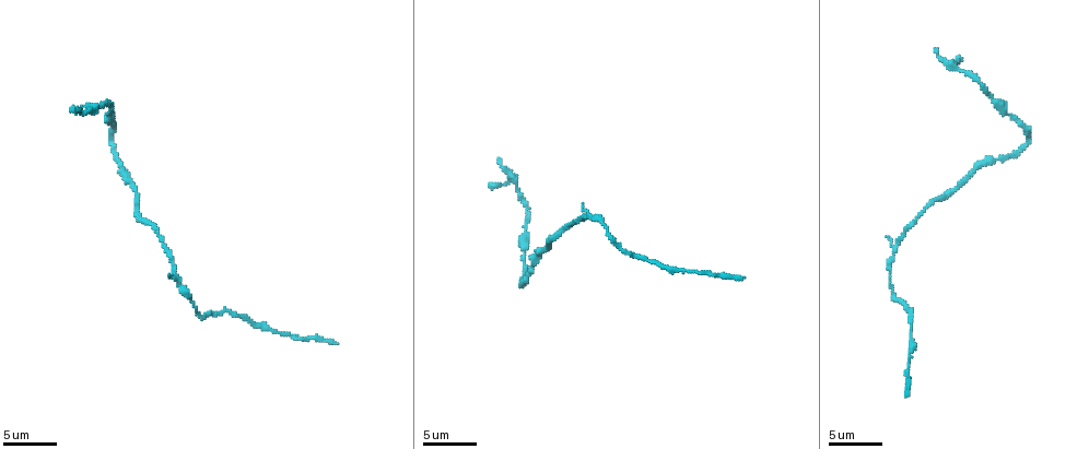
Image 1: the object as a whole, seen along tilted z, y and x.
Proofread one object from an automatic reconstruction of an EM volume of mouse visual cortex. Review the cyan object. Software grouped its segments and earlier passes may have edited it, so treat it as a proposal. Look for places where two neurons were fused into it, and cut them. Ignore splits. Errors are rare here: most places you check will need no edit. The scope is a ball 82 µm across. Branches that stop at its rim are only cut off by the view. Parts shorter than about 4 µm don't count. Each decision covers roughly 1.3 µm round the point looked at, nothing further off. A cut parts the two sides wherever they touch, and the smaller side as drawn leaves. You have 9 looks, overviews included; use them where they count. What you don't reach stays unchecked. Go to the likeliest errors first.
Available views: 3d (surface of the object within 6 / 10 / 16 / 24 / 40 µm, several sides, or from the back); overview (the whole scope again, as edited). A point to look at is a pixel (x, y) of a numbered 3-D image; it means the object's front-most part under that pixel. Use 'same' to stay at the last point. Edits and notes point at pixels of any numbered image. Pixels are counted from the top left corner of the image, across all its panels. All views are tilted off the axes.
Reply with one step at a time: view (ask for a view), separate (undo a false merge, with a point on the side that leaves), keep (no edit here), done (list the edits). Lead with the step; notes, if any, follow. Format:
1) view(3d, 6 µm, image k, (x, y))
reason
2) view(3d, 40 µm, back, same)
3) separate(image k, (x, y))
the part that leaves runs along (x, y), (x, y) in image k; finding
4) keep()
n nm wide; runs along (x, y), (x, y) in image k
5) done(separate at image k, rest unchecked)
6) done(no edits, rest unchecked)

view(3d, 10 µm, image 1, (1029, 141))
a narrow waist

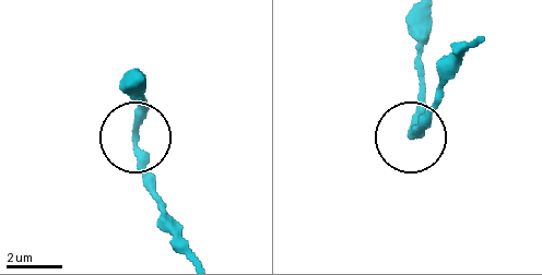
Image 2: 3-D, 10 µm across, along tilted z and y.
keep()
270 nm wide; one neuron here

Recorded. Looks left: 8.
view(3d, 10 µm, image 1, (994, 100))
sudden change in width

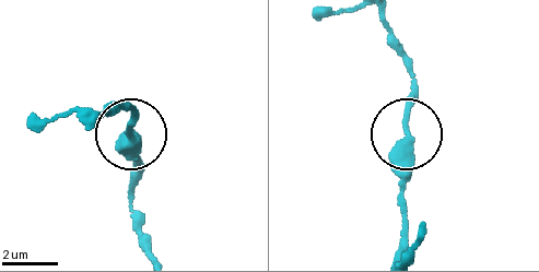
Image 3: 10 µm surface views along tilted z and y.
view(3d, 6 µm, image 3, (407, 138))
closer look

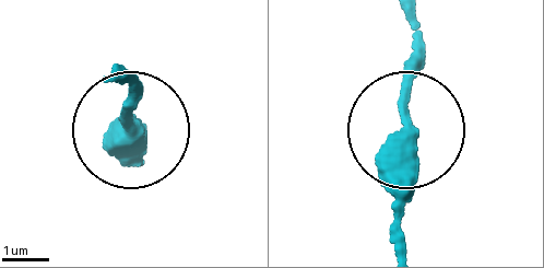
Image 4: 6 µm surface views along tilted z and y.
keep()
runs along (399, 245), (410, 10) in image 4; all the same neuron

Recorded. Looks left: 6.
view(3d, 16 µm, image 1, (518, 189))
thin neck

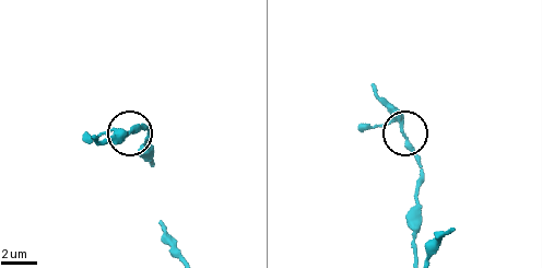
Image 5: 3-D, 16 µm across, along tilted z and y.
keep()
one neuron here

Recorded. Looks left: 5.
view(3d, 10 µm, image 1, (249, 320))
sudden change in width

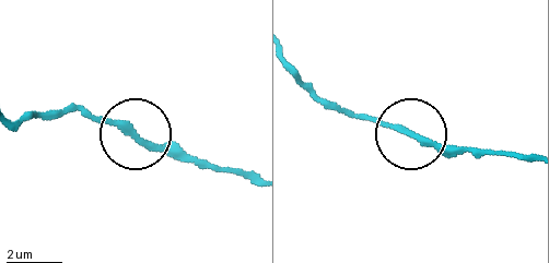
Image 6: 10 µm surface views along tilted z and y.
keep()
one neuron here

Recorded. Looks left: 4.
done(no edits, rest unchecked)

